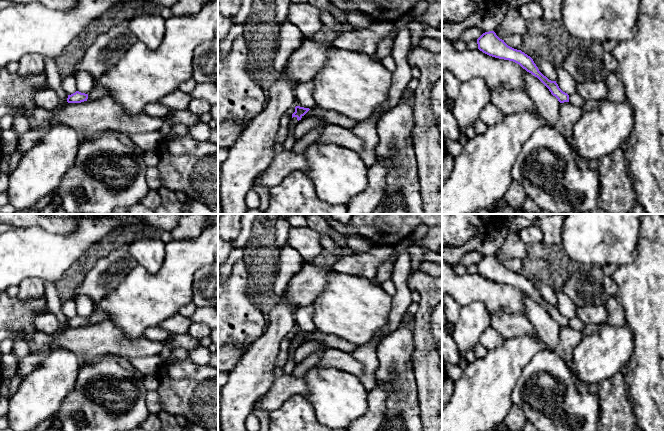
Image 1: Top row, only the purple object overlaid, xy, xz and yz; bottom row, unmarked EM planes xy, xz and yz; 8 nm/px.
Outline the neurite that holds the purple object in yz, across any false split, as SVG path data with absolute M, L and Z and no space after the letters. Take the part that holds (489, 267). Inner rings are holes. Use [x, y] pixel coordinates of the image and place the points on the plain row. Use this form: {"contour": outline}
{"contour": "M494 255L483 257L477 263L477 268L478 273L489 280L519 288L527 296L537 301L560 327L569 326L569 319L559 312L556 305L551 305L544 300L530 280L521 274L508 270Z"}

